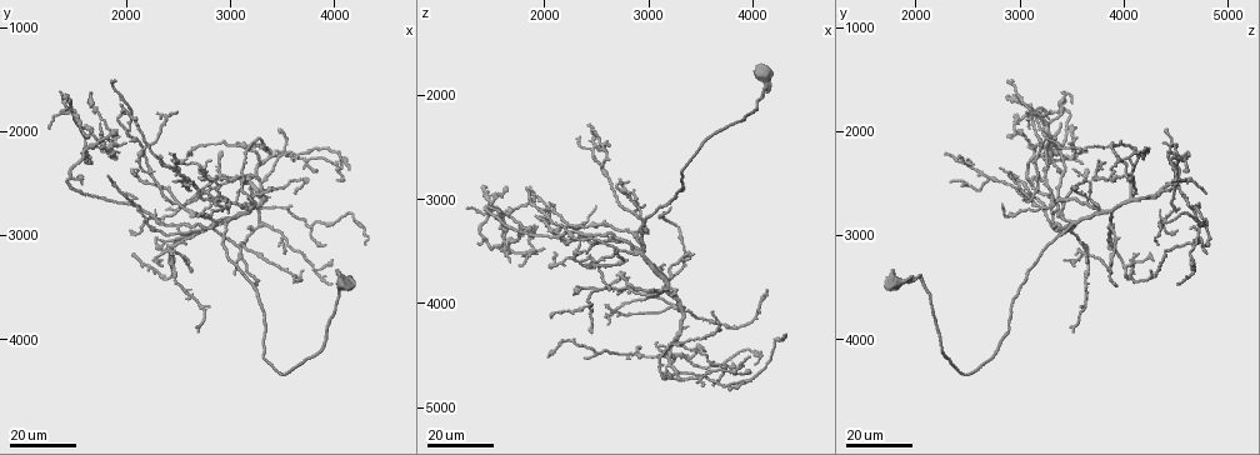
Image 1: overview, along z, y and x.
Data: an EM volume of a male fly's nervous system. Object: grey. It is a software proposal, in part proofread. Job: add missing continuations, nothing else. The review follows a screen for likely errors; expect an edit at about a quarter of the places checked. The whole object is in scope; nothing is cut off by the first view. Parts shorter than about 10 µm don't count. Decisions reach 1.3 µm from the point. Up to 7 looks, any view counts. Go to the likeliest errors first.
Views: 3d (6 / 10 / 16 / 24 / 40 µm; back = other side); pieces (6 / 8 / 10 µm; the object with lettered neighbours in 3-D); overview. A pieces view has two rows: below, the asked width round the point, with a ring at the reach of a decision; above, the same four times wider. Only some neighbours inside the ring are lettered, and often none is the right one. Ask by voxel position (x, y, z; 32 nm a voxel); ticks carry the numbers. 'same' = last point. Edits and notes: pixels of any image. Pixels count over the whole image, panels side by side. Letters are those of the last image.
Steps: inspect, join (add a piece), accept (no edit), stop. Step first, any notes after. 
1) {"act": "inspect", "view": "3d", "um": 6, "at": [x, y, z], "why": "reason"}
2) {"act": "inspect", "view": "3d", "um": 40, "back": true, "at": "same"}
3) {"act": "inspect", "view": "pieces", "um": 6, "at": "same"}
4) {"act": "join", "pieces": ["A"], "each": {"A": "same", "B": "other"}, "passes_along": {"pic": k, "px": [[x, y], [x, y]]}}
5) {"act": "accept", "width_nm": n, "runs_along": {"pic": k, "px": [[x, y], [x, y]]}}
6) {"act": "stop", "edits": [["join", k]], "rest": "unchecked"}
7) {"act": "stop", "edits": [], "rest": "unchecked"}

{"act": "inspect", "view": "3d", "um": 16, "at": [3540, 3180, 4820], "why": "branch stops here"}

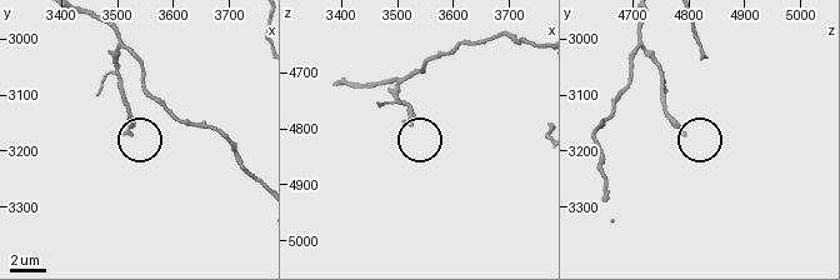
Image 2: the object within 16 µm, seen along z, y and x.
{"act": "inspect", "view": "pieces", "um": 8, "at": [3520, 3165, 4790], "why": "see the neighbours"}

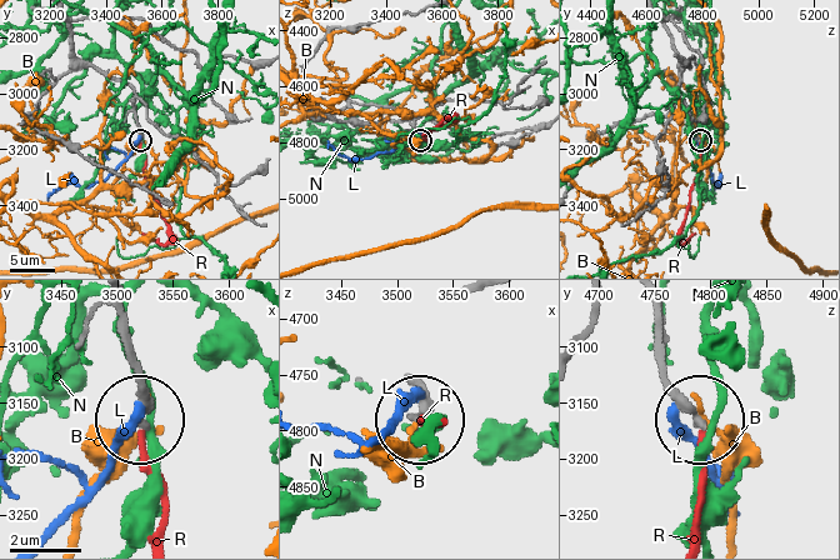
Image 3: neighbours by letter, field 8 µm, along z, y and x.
{"act": "join", "pieces": ["R"], "each": {"B": "other", "L": "other", "N": "other", "R": "same"}, "passes_along": {"pic": 3, "px": [[119, 328], [138, 388], [138, 459], [164, 504], [164, 539]]}, "found": "it goes on there"}

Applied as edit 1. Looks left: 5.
{"act": "inspect", "view": "overview"}

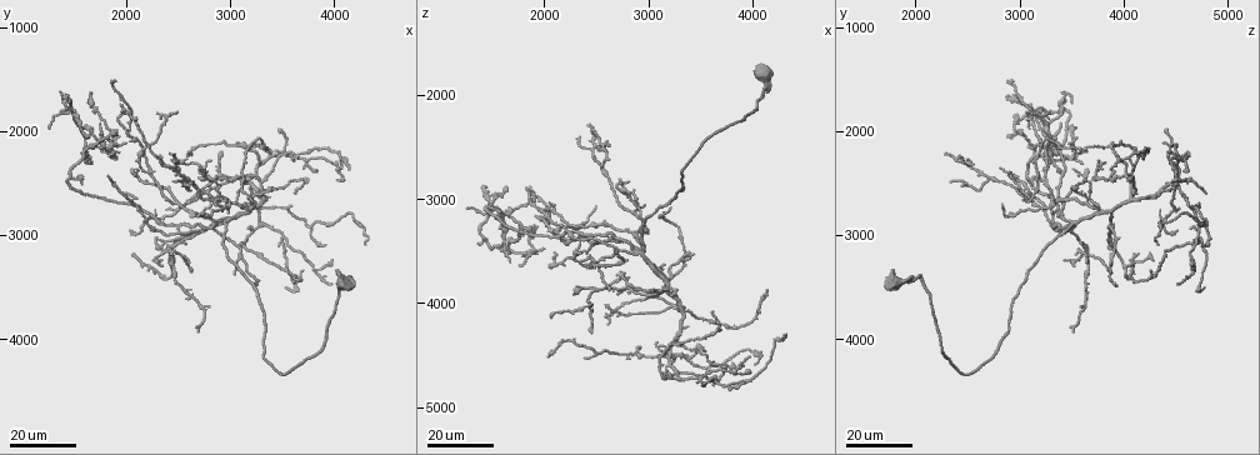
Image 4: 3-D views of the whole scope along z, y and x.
{"act": "inspect", "view": "3d", "um": 24, "at": [2640, 3340, 3860], "why": "branch stops here"}

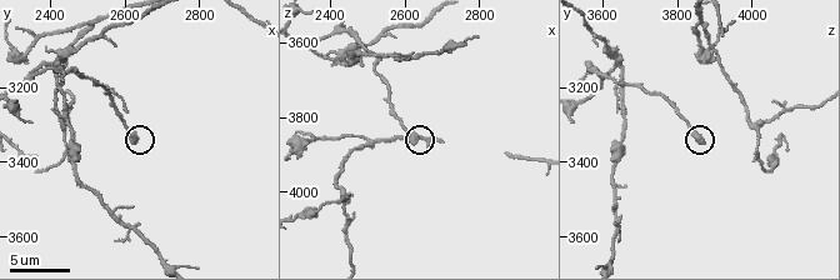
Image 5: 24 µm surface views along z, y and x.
{"act": "inspect", "view": "pieces", "um": 8, "at": [2630, 3350, 3870], "why": "what lies round it"}

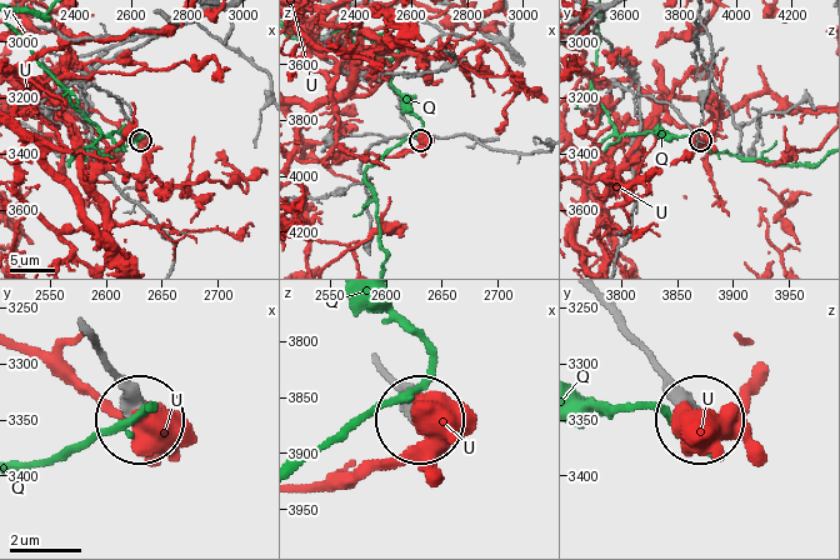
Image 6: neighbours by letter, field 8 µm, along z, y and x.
{"act": "accept", "each": {"Q": "other", "U": "other"}, "runs_along": {"pic": 6, "px": [[91, 341], [136, 419]]}, "found": "none of them fits"}

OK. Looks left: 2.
{"act": "inspect", "view": "3d", "um": 24, "at": [1720, 1920, 3420], "why": "thin end"}

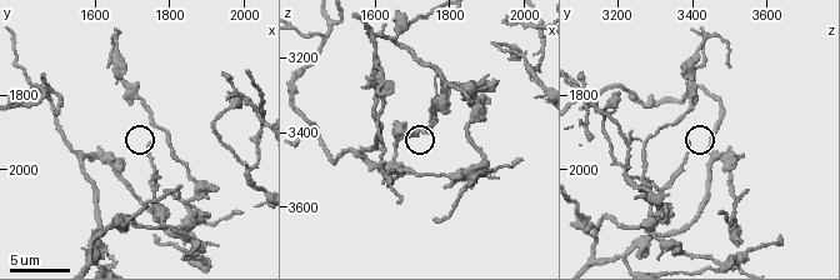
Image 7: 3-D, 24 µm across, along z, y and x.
{"act": "inspect", "view": "pieces", "um": 8, "at": [1750, 1920, 3400]}

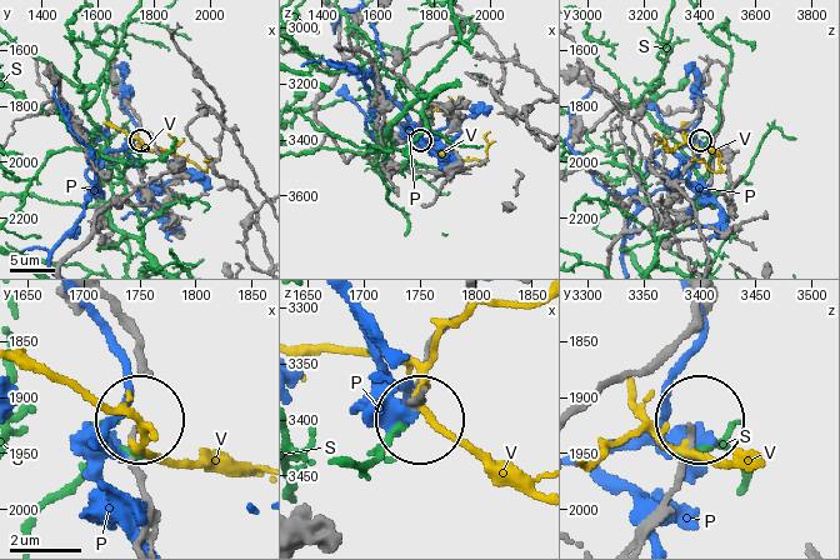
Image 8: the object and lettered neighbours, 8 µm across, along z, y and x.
{"act": "accept", "width_nm": 150, "each": {"P": "other", "S": "other", "V": "other"}, "runs_along": {"pic": 8, "px": [[641, 536], [693, 431]]}, "found": "no lettered piece goes on from it"}

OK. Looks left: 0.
{"act": "stop", "edits": [["join", 3]], "rest": "unchecked"}

